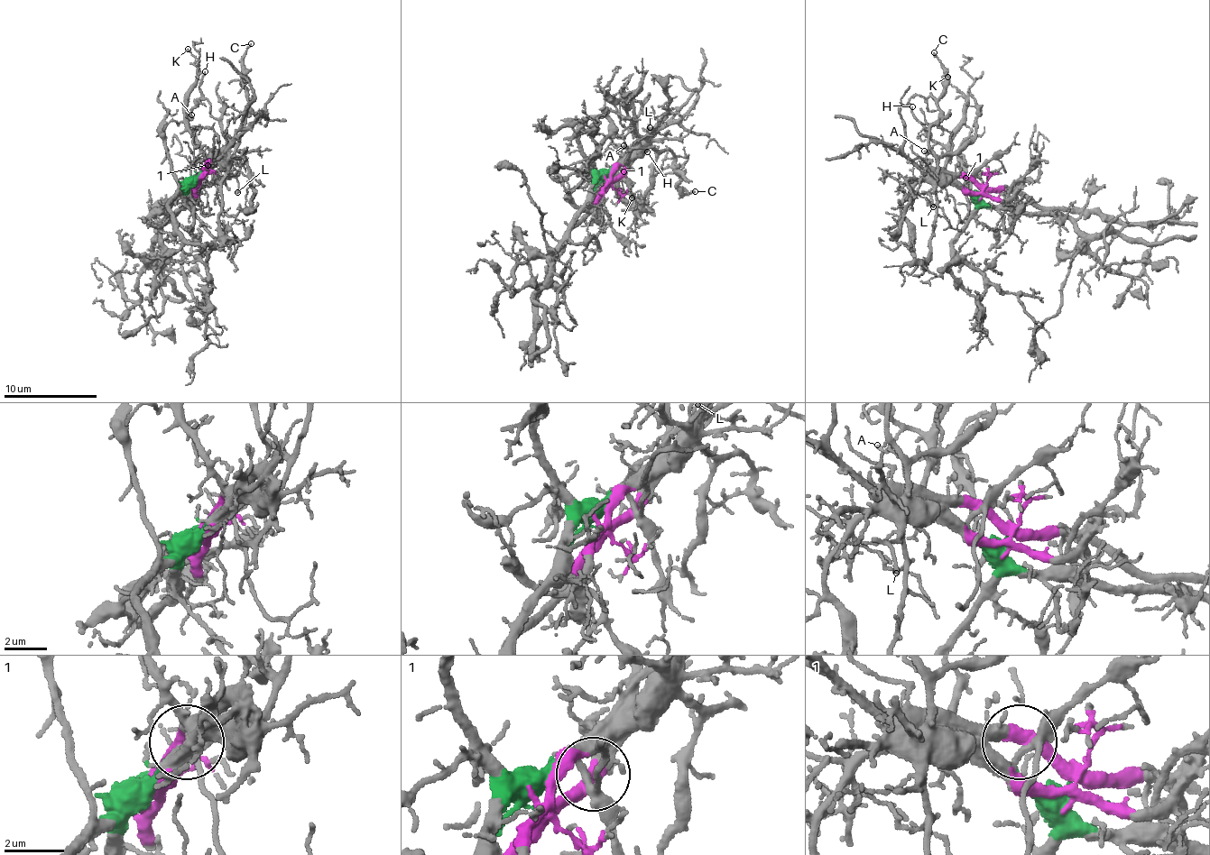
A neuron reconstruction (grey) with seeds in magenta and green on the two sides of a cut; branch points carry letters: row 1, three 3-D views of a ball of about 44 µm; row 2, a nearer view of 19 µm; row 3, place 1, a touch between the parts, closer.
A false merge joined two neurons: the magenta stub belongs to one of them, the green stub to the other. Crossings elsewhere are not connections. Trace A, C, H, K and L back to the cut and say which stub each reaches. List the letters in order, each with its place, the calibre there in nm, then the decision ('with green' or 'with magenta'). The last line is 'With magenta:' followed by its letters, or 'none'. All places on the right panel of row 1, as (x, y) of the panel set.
A: place (924, 151); calibre 110 nm; with magenta
C: place (934, 52); calibre 140 nm; with magenta
H: place (912, 106); calibre 130 nm; with magenta
K: place (947, 77); calibre 110 nm; with magenta
L: place (933, 206); calibre 150 nm; with magenta
With magenta: A, C, H, K, L

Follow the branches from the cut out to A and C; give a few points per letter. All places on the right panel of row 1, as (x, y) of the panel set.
A: (982, 187), (946, 170), (947, 151), (938, 142), (928, 151), (923, 150)
C: (982, 187), (960, 174), (952, 177), (937, 168), (929, 142), (929, 127), (938, 117), (944, 65), (933, 51)

